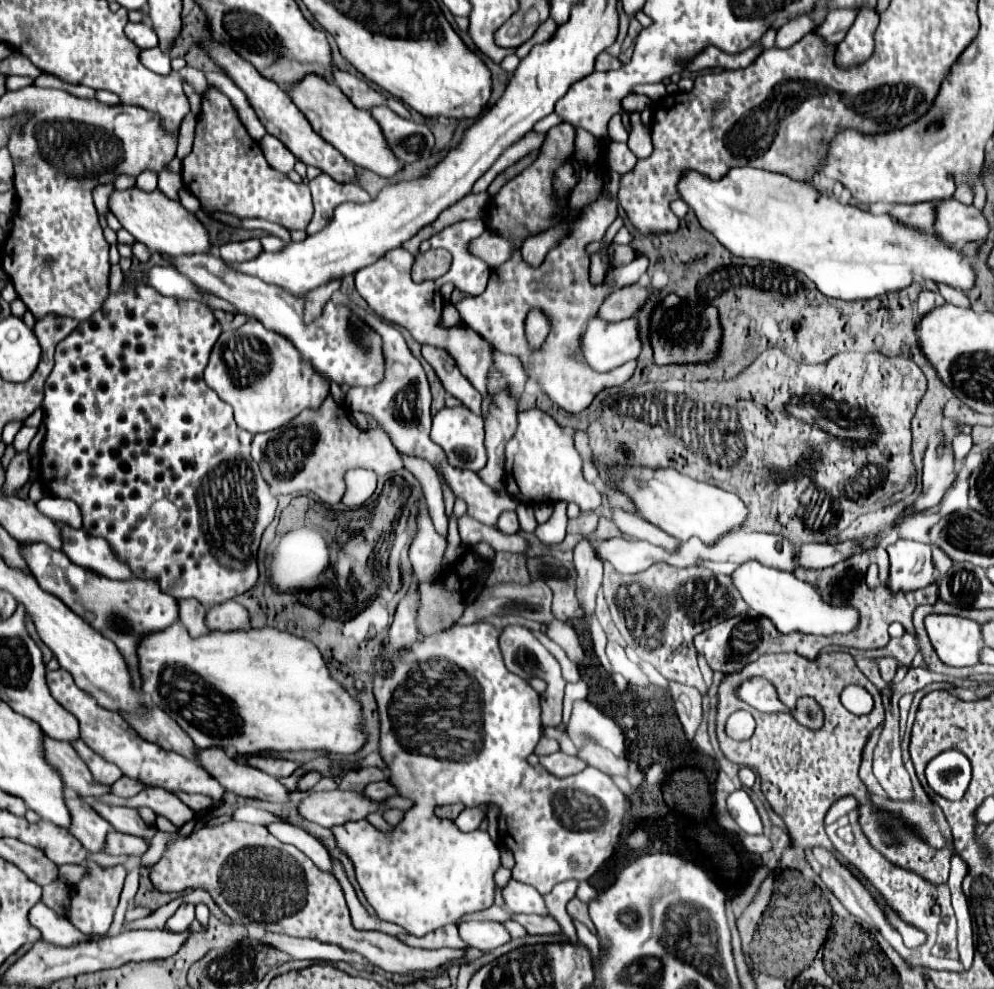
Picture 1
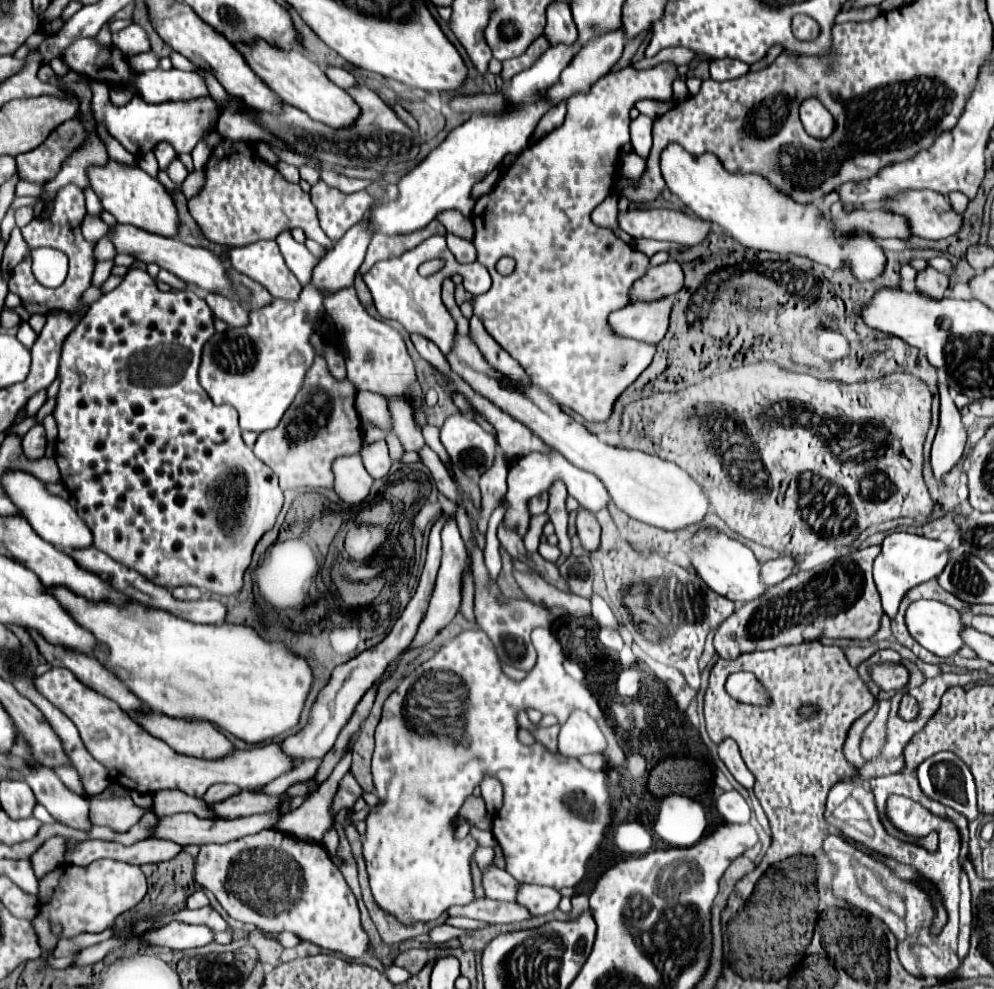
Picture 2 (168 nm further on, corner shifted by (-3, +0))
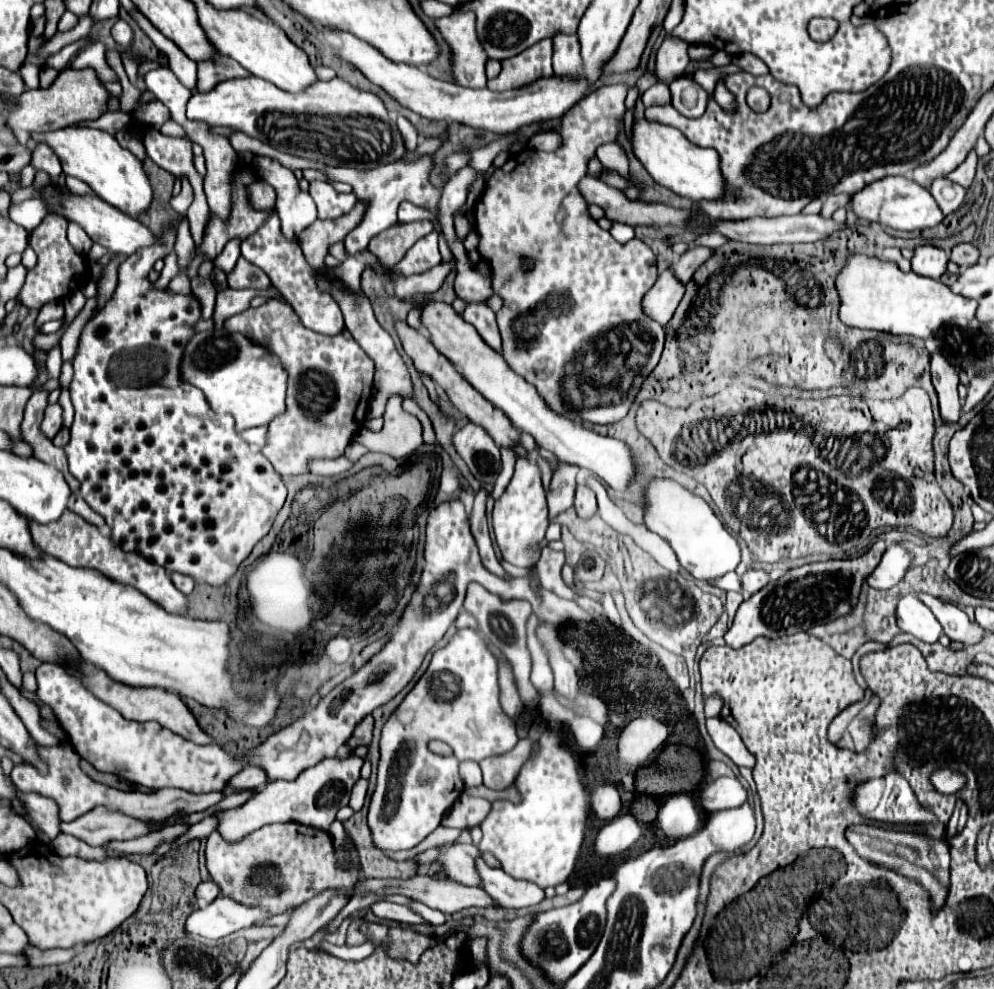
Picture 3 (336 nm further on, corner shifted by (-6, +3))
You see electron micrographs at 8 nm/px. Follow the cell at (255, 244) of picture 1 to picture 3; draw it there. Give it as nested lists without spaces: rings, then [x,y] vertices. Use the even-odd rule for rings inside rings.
[[[271,210],[269,220],[265,220],[265,224],[261,224],[261,228],[253,236],[247,236],[241,242],[241,254],[251,264],[263,268],[263,272],[271,278],[271,284],[293,306],[293,310],[297,312],[297,316],[301,318],[305,328],[319,332],[319,334],[327,334],[327,336],[333,336],[343,330],[343,326],[345,326],[343,314],[341,314],[337,302],[331,296],[325,296],[325,292],[321,292],[317,288],[317,280],[313,280],[313,270],[307,264],[299,244],[295,240],[285,240],[285,236],[281,232],[281,222],[277,216],[277,210]]]

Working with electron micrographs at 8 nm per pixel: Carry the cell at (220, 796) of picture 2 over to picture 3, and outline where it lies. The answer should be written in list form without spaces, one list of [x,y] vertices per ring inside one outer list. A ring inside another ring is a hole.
[[[247,766],[247,768],[243,768],[243,772],[233,776],[227,786],[229,788],[261,788],[265,782],[267,782],[267,776],[261,768]]]

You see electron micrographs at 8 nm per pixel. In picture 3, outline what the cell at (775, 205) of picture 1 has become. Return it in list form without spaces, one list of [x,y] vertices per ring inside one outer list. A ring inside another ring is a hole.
[[[645,118],[633,122],[629,142],[633,154],[639,158],[639,162],[657,184],[671,188],[675,194],[691,198],[693,202],[717,200],[723,196],[725,186],[719,170],[719,156],[713,148],[695,146],[679,130]]]

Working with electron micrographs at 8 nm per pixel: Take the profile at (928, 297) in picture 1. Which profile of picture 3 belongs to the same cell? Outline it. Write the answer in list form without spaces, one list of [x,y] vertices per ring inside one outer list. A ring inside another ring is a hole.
[[[931,244],[925,246],[917,246],[913,250],[913,258],[911,258],[911,270],[921,274],[921,276],[929,276],[929,278],[939,278],[945,270],[947,270],[947,254]]]

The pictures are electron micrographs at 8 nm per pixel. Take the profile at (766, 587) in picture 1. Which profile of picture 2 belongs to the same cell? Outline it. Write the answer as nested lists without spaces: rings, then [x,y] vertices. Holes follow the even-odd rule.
[[[714,529],[698,531],[692,537],[690,559],[692,559],[694,569],[710,585],[710,589],[714,589],[716,593],[720,593],[736,603],[748,603],[748,601],[760,599],[760,595],[766,595],[766,589],[770,589],[766,583],[762,583],[762,577],[760,577],[762,563],[754,557],[752,549],[748,549],[746,545],[742,545]]]

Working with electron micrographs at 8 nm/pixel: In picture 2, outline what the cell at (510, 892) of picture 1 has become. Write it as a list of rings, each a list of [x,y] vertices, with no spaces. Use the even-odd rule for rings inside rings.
[[[490,867],[486,873],[484,873],[484,879],[482,879],[482,885],[484,885],[484,891],[486,891],[486,897],[488,899],[496,899],[496,901],[516,901],[514,899],[514,891],[518,891],[518,881],[504,869],[498,869],[498,867]]]

